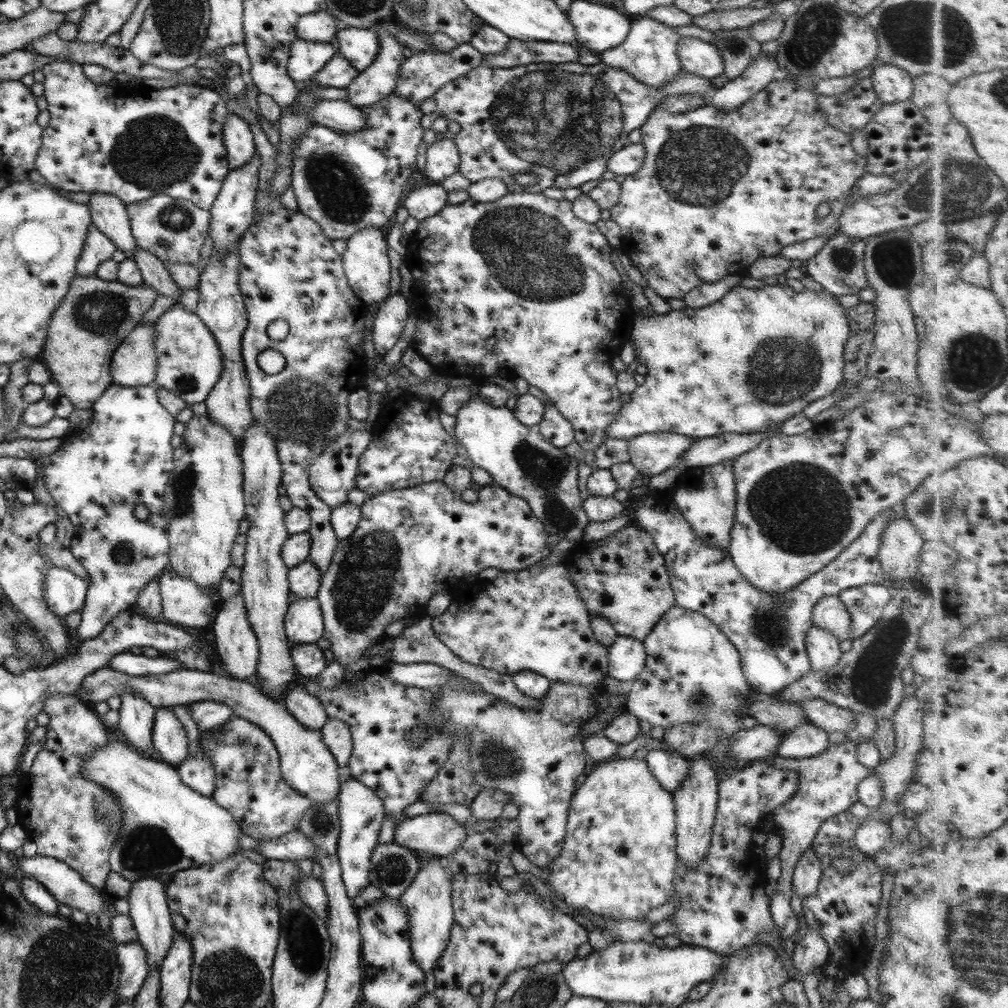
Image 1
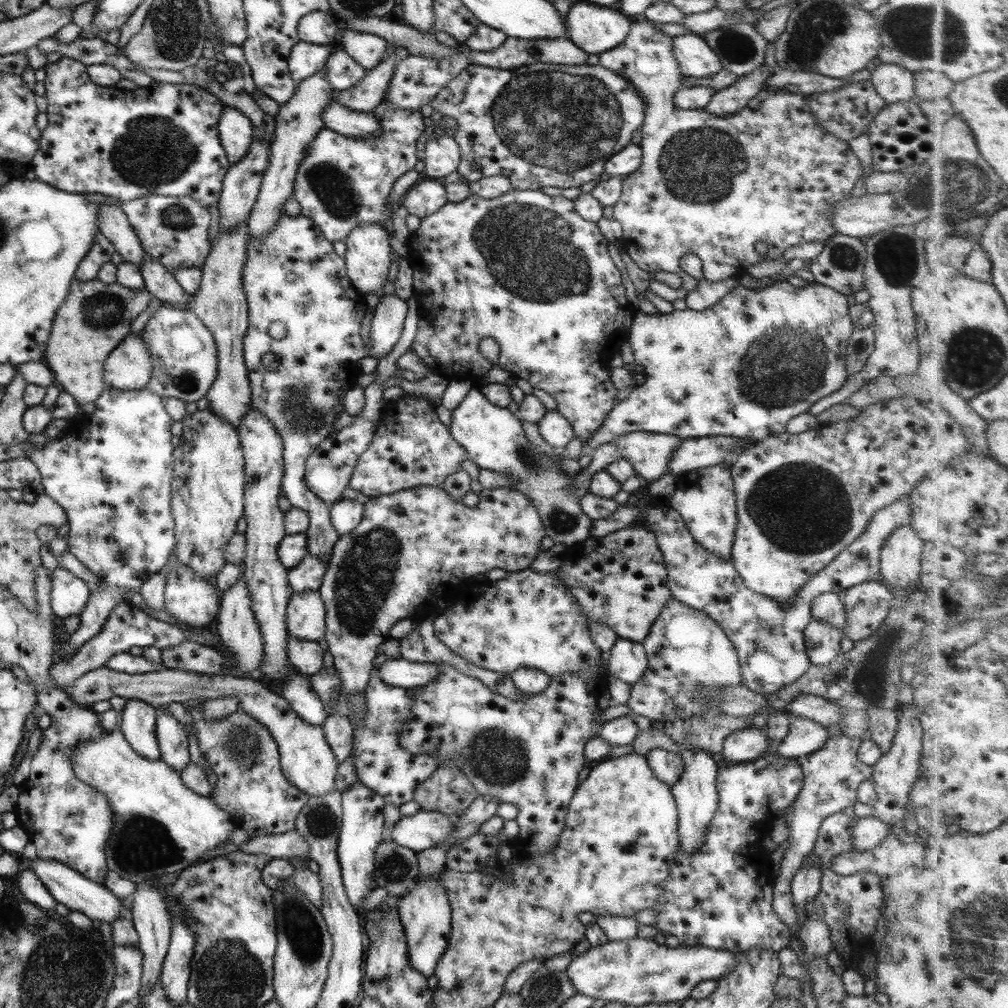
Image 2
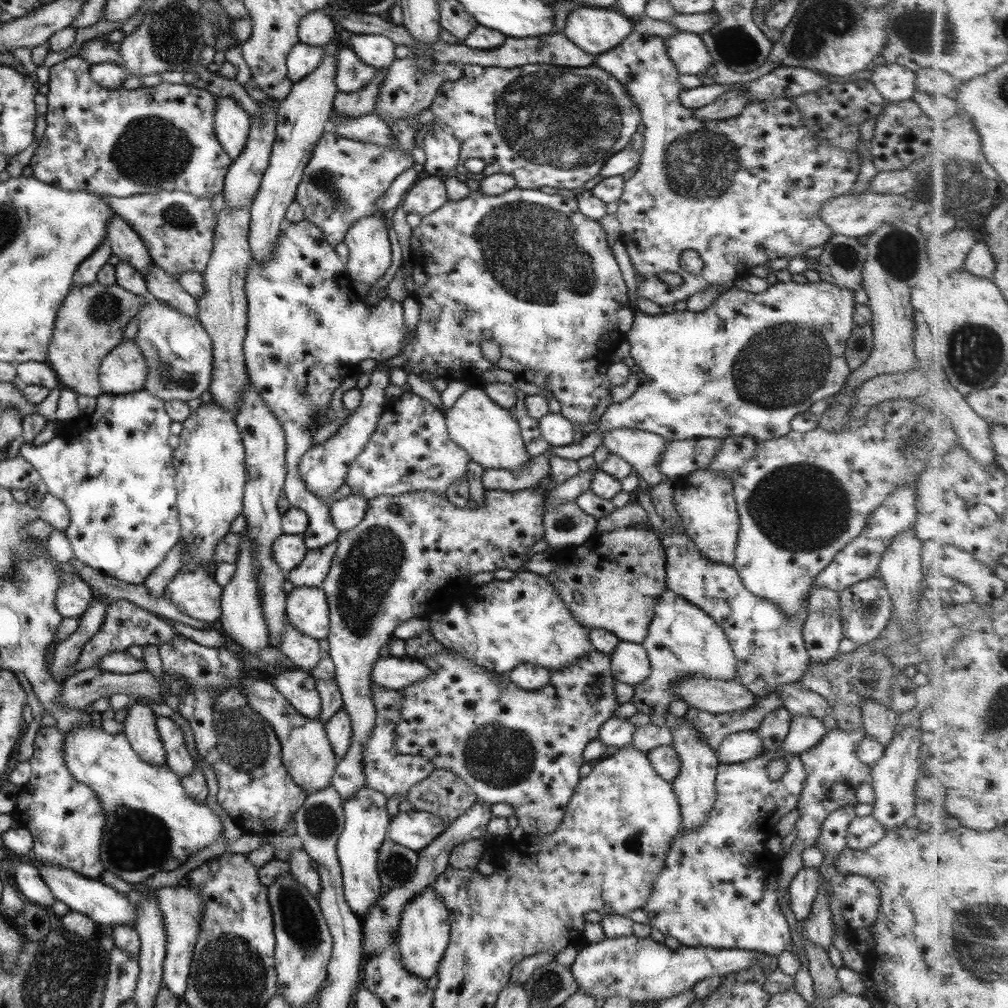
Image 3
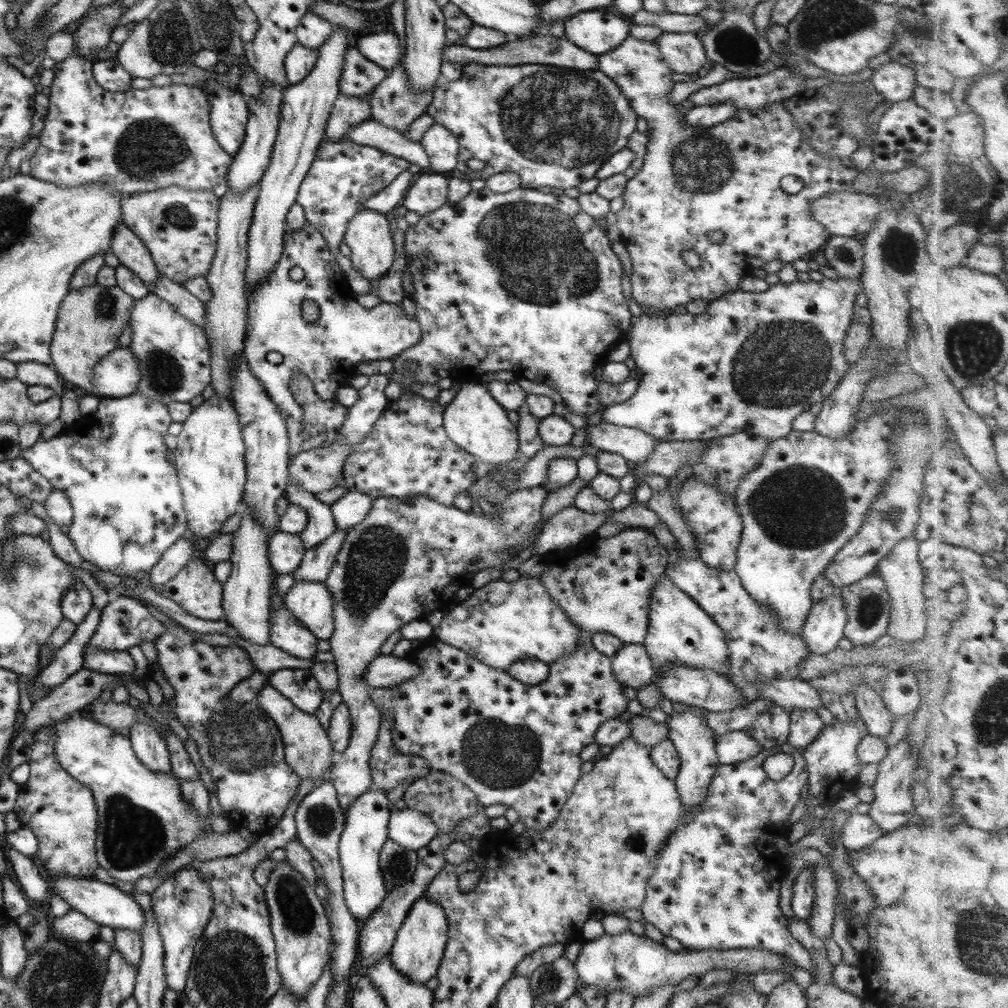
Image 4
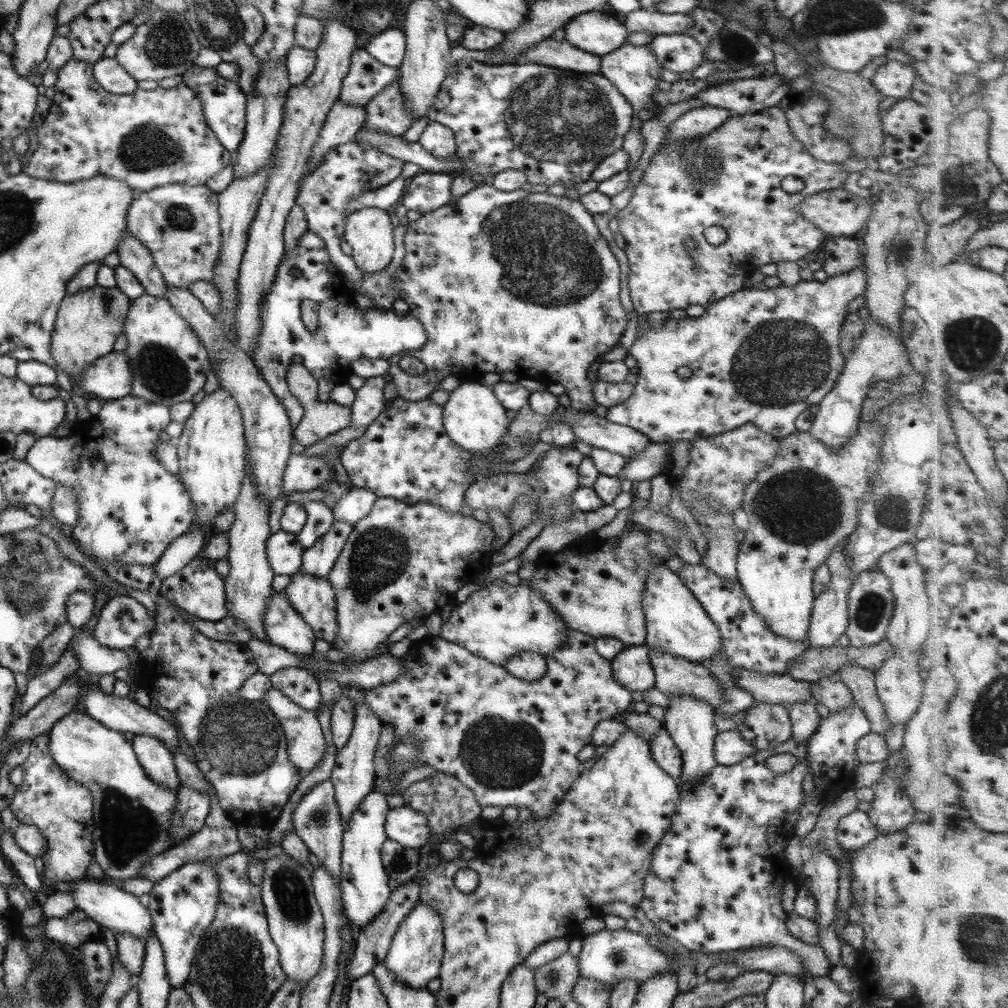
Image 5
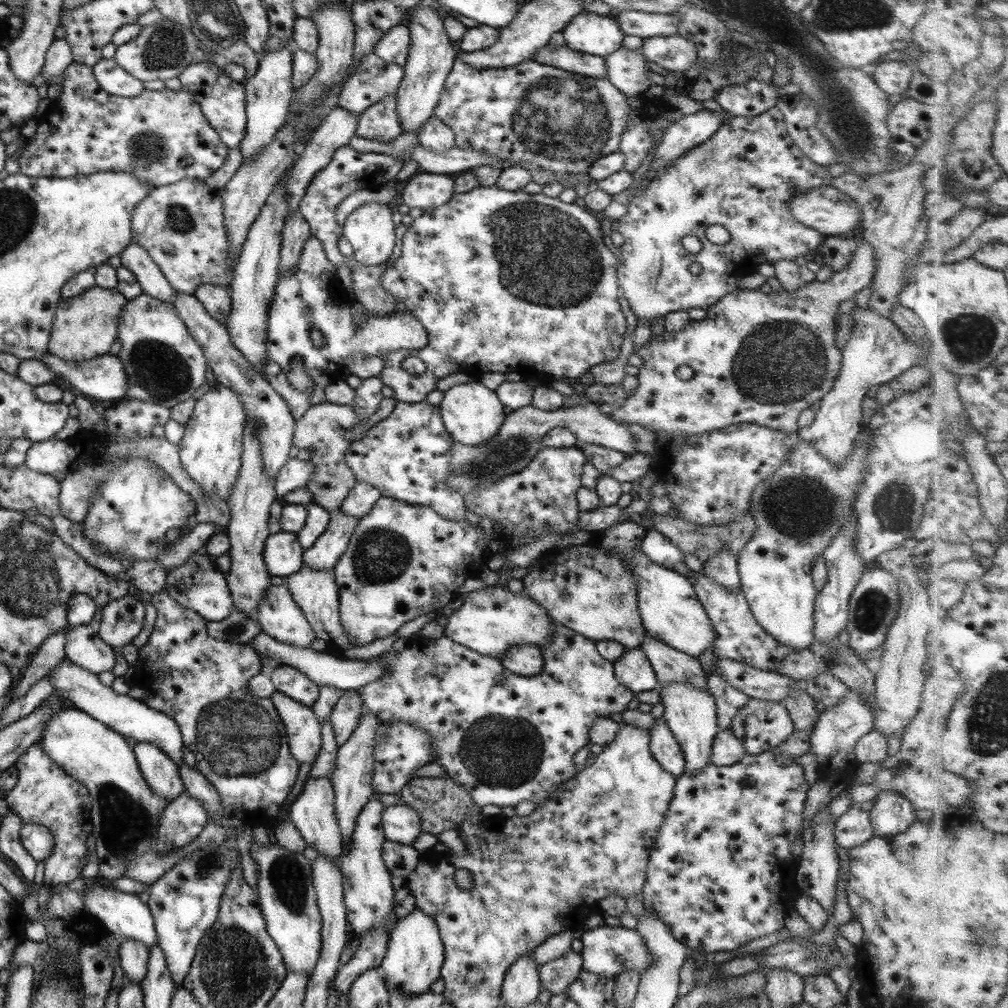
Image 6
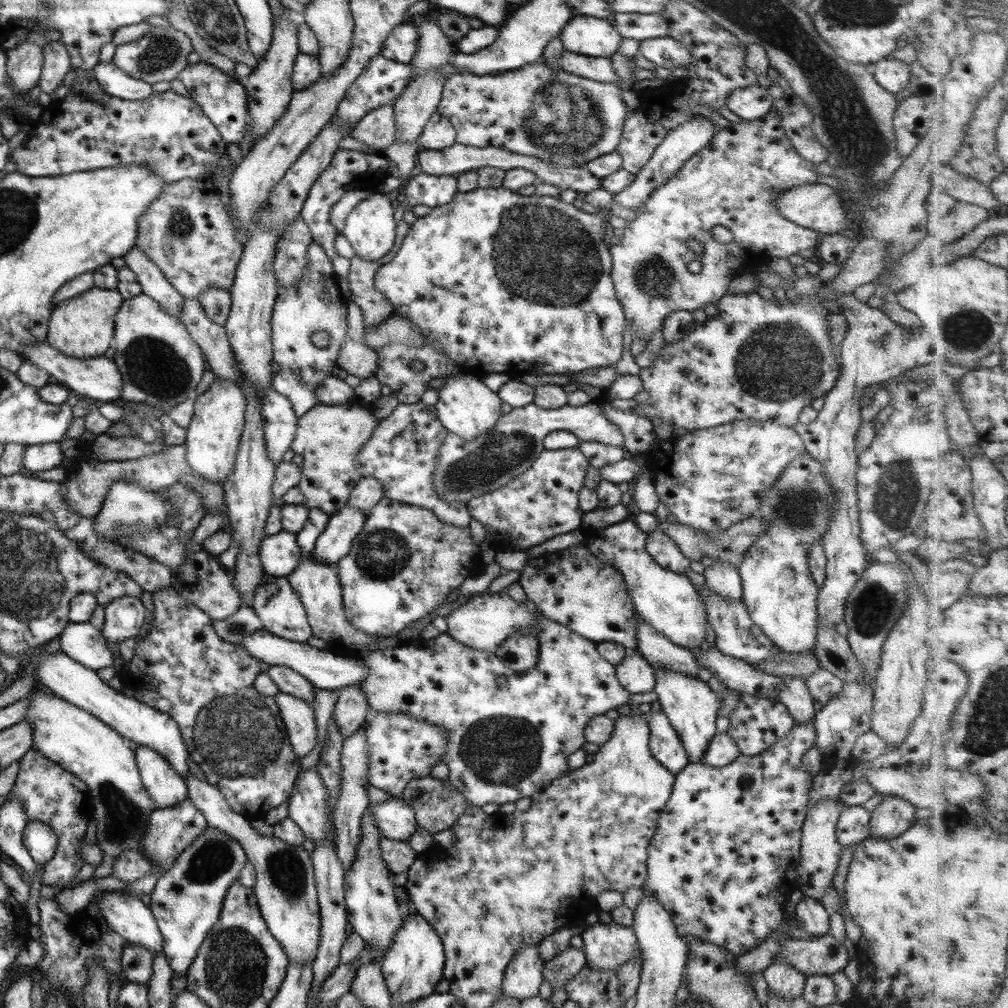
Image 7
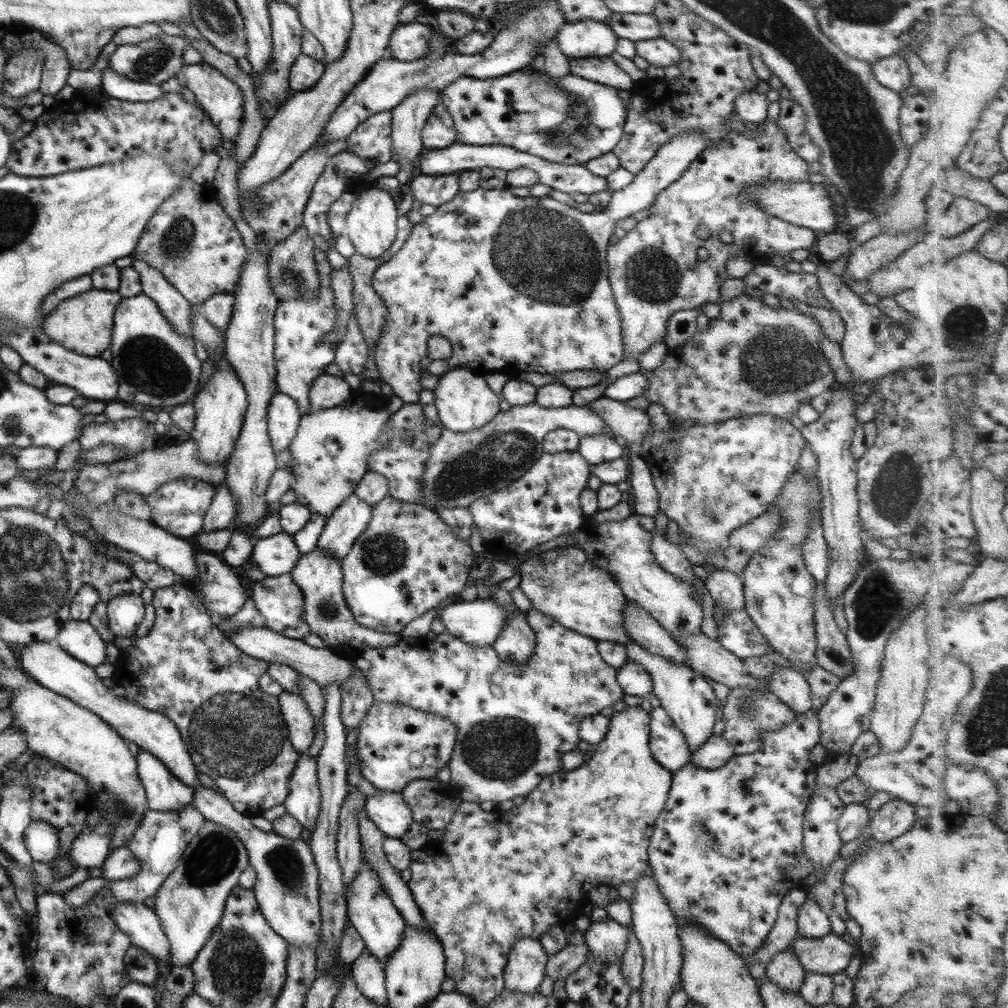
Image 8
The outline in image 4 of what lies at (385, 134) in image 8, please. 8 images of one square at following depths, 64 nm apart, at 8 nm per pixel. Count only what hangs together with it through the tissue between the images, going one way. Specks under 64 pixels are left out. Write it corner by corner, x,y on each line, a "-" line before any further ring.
400,61
371,91
370,118
386,128
405,132
418,116
424,114
431,98
432,92
411,90

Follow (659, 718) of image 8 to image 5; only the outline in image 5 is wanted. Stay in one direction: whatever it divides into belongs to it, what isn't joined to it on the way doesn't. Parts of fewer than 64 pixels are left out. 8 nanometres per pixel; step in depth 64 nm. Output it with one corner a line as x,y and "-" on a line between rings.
664,729
659,730
648,745
653,761
657,763
657,766
659,766
665,774
674,778
674,781
678,784
682,762
679,749
675,747
675,743
671,740
671,737
669,737
669,733

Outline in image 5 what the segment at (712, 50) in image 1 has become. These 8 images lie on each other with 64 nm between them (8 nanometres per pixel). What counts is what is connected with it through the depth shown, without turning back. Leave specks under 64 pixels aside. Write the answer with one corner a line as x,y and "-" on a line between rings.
685,33
655,35
647,45
655,60
671,72
692,72
705,61
699,42

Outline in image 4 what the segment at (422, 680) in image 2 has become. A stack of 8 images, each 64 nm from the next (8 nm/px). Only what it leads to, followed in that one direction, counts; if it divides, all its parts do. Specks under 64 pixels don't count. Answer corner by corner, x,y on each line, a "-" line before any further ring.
380,654
369,662
361,678
371,689
391,688
401,685
401,682
415,676
419,671
419,666
415,666
406,658

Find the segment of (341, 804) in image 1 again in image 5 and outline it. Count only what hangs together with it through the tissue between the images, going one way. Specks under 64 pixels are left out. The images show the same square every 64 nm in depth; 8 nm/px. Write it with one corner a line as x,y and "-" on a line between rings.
372,790
367,796
363,796
359,806
355,806
342,834
338,884
341,893
340,901
347,920
356,931
374,920
390,896
390,890
387,887
387,880
390,878
387,877
380,858
381,845
387,839
385,817
388,810
385,795

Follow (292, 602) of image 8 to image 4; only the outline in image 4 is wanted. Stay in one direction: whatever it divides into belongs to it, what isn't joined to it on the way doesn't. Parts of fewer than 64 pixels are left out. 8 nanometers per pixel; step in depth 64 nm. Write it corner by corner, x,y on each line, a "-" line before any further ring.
282,602
272,612
272,616
270,614
268,624
268,640
274,647
301,660
309,661
315,655
318,638
315,638
315,635
301,626
299,622
296,622

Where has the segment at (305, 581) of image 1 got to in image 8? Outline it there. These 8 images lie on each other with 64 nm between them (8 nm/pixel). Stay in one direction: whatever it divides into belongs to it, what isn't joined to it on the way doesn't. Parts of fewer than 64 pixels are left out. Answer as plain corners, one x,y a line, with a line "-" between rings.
355,493
347,496
323,525
317,549
340,561
350,551
355,538
365,530
371,518
371,505
363,503

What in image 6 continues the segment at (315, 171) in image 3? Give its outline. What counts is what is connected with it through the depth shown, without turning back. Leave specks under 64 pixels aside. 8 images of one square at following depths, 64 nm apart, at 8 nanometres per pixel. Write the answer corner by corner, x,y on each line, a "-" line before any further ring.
347,145
337,148
331,154
330,162
305,186
305,194
301,196
298,210
303,220
308,224
310,236
315,238
323,248
327,260
333,266
347,263
352,266
352,259
347,259
339,253
337,242
342,237
342,228
335,222
335,209
339,203
357,189
377,190
390,179
395,179
402,169
402,163
390,155
375,152
356,152

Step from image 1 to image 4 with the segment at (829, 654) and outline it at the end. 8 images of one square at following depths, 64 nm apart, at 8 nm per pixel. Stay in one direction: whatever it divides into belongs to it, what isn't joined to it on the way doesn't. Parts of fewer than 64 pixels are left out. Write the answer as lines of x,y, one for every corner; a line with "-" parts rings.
841,589
834,590
834,596
812,604
800,631
805,647
811,654
828,654
837,648
837,642
843,638
846,613
840,596

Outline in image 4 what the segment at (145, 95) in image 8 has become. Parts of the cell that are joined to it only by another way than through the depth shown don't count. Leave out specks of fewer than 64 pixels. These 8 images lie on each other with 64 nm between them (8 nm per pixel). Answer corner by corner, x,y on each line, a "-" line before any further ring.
116,59
92,61
92,77
103,90
119,92
130,88
132,76

